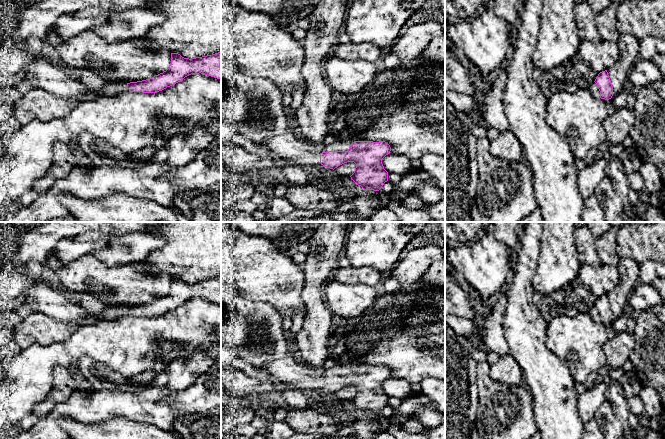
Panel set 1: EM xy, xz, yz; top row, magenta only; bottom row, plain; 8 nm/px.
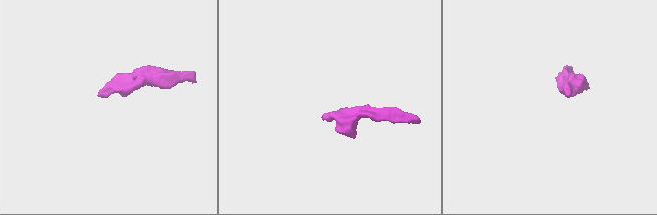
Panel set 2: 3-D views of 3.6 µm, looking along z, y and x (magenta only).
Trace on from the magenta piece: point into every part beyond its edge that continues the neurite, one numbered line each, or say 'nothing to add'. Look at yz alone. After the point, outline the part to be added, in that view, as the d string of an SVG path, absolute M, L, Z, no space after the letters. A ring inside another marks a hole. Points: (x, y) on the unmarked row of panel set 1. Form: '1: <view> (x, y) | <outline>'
1: yz (593, 312) | M592 306L589 310L588 310L588 314L590 315L590 317L592 318L592 320L594 322L600 322L600 315L598 313L598 310L595 306Z

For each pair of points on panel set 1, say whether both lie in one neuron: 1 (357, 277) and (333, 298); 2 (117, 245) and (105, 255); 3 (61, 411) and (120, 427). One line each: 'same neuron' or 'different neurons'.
1: different neurons
2: same neuron
3: different neurons

